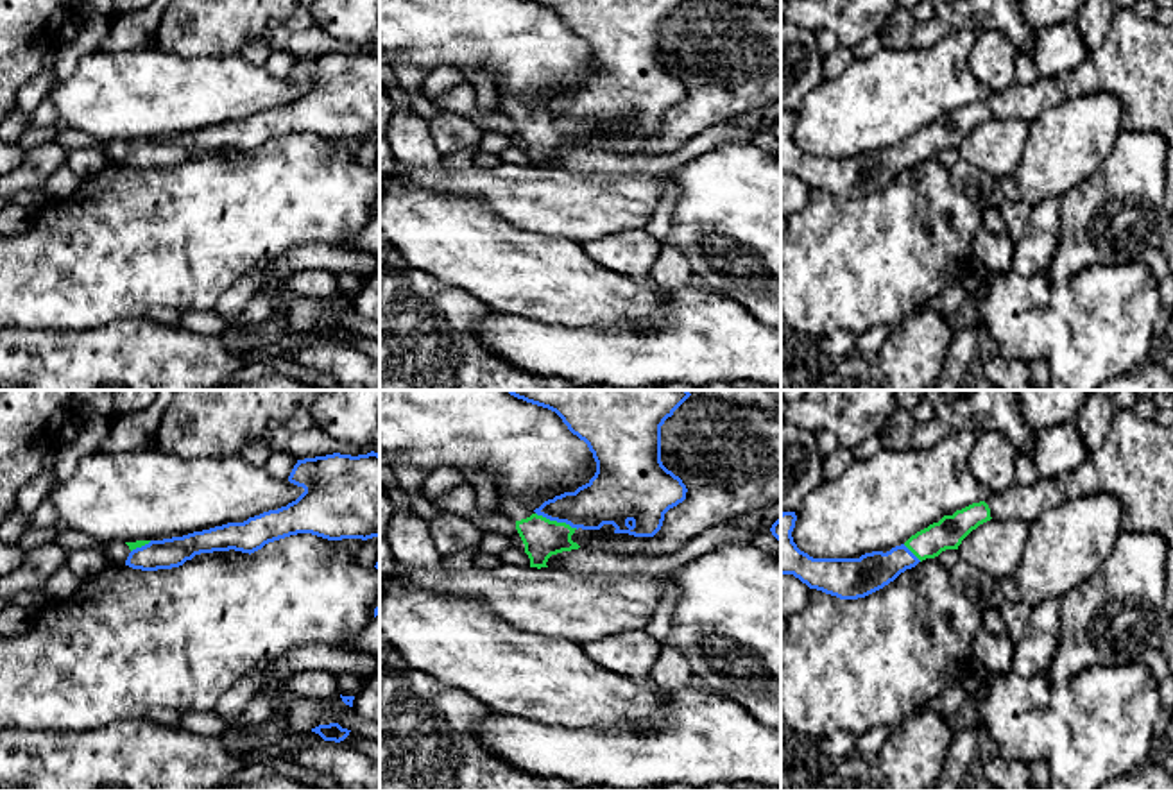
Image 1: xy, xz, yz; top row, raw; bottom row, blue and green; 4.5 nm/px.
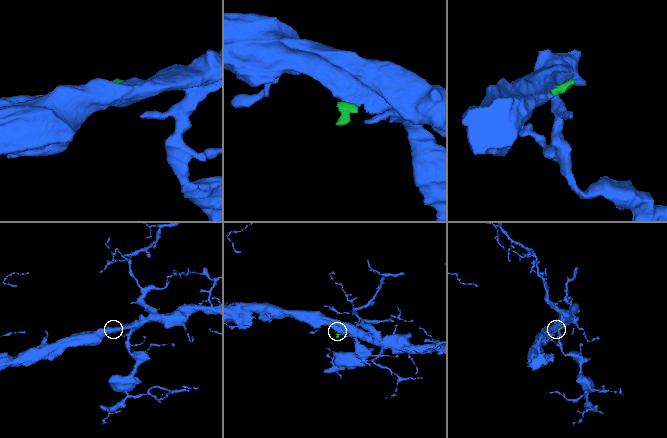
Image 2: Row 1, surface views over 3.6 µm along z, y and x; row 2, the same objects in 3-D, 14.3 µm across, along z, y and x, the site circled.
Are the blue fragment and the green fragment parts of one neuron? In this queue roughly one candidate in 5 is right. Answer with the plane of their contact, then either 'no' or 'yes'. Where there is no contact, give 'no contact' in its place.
meets blue in xz; yes

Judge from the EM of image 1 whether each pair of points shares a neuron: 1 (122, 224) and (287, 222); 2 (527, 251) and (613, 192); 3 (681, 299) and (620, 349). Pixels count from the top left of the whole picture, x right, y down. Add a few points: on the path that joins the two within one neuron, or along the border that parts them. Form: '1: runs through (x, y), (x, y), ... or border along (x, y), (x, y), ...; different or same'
1: runs through (163, 224), (246, 222); same
2: border along (509, 222), (518, 228), (566, 237), (579, 244); different
3: runs through (681, 319), (650, 349), (640, 349); same

